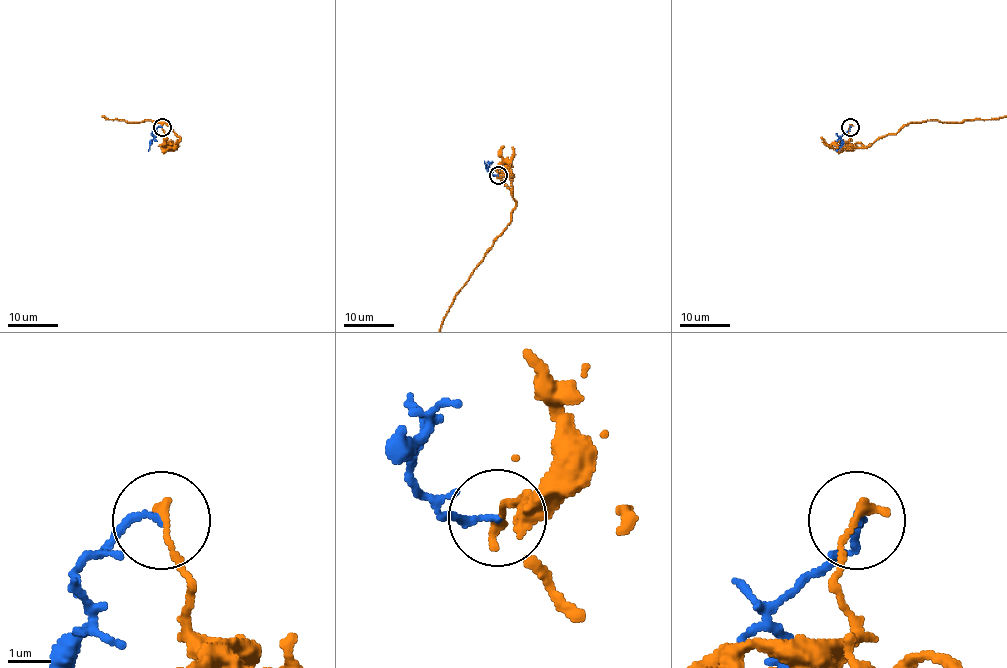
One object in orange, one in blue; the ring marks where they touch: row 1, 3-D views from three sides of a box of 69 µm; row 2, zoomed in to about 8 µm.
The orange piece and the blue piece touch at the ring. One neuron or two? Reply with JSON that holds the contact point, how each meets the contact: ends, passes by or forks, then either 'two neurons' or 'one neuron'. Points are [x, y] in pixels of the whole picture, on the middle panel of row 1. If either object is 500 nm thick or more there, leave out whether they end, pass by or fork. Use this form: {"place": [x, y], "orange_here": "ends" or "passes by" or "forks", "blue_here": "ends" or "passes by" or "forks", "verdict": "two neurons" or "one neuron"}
{"place": [498, 175], "orange_here": "ends", "blue_here": "ends", "verdict": "two neurons"}

